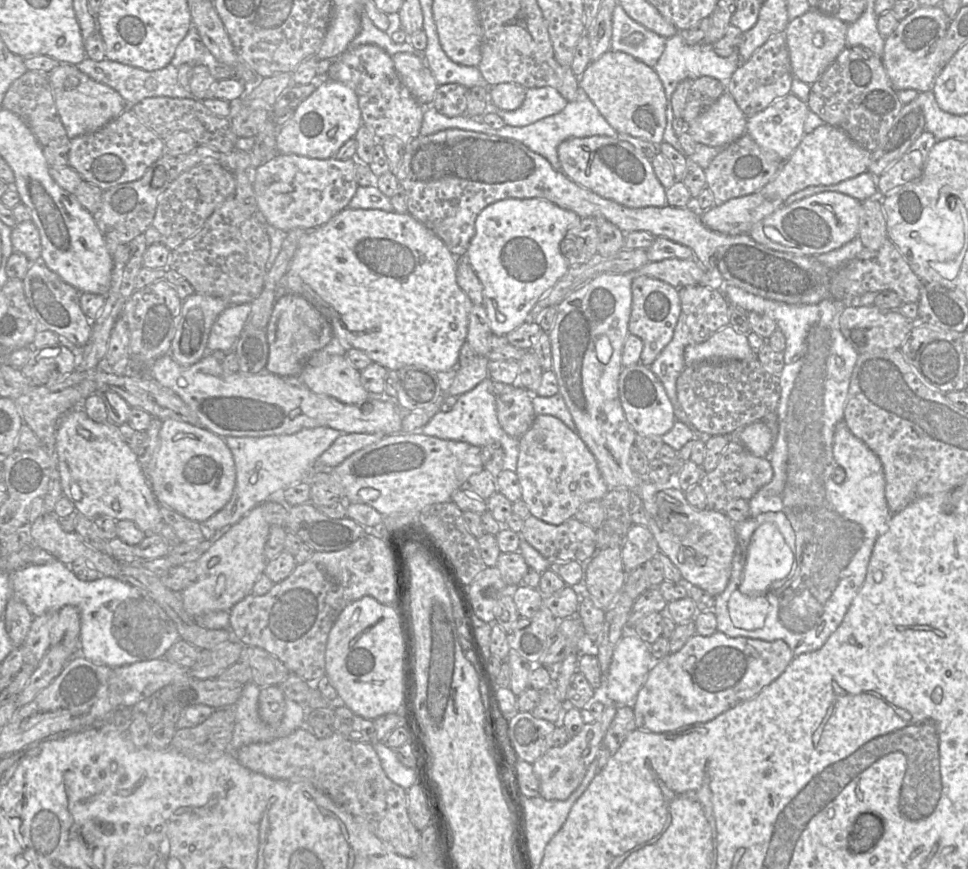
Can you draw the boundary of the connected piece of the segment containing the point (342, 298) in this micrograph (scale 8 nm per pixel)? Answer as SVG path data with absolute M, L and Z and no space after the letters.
M345 208L326 224L307 231L300 240L284 279L288 293L304 297L327 317L336 339L342 341L348 347L363 351L372 362L393 371L409 365L418 365L425 366L435 372L443 372L455 369L458 366L459 352L466 342L469 313L474 305L457 283L456 268L457 258L452 255L444 242L408 212L399 214L382 210Z

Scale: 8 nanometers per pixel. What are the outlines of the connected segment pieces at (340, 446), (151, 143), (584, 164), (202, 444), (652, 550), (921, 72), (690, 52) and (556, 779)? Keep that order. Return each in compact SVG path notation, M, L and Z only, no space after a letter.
M342 433L318 458L317 466L333 469L355 452L379 442L385 436L380 433Z
M126 109L103 128L70 140L68 166L80 174L83 181L101 190L140 179L148 167L164 154L165 142L142 124L136 115Z
M617 137L570 138L557 148L560 170L573 182L628 208L664 207L666 189L655 175L651 160Z
M173 419L162 422L150 478L150 486L159 505L202 524L227 504L235 482L233 456L222 437L201 425Z
M633 524L621 546L625 573L630 573L654 558L660 551L657 541L647 526Z
M920 6L901 20L885 39L881 59L891 84L897 92L906 89L913 89L918 93L933 90L934 81L942 71L940 59L948 26L949 20L940 6Z
M676 33L672 37L668 38L665 44L665 49L660 56L658 62L654 66L654 70L658 74L665 91L666 96L666 127L664 130L663 140L675 148L680 154L685 156L678 137L674 133L672 123L675 118L671 98L677 85L684 79L694 80L701 76L709 76L717 79L725 88L728 85L733 73L742 64L737 51L729 57L718 56L711 44L699 43L696 45L688 45L684 41L681 33Z
M606 702L606 706L599 718L592 723L584 723L581 731L570 738L566 744L562 746L552 747L538 760L533 763L533 770L540 784L540 796L546 800L566 800L580 785L589 765L595 759L596 754L602 745L606 731L612 722L617 710L617 705Z

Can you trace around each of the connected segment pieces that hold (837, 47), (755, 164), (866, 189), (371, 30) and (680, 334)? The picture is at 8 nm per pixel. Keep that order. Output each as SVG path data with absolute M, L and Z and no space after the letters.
M811 8L789 21L785 29L785 39L793 76L812 85L846 47L848 25L840 19Z
M746 132L733 143L721 149L704 170L706 184L714 195L715 205L753 194L766 186L783 165L779 156L760 147Z
M864 172L854 178L833 185L810 186L790 195L783 206L788 206L796 201L822 193L839 192L851 196L860 202L873 197L879 197L877 178L870 172Z
M365 10L361 15L361 27L358 34L350 43L350 47L357 47L365 44L374 44L384 49L390 56L398 52L412 53L423 56L423 51L416 50L409 42L395 43L387 31L380 30L370 20Z
M682 312L674 329L672 340L661 351L649 368L663 384L667 396L673 405L676 420L686 424L695 433L696 438L706 442L711 435L699 432L691 424L677 399L677 379L686 366L684 350L692 342L690 329L685 322L685 315Z

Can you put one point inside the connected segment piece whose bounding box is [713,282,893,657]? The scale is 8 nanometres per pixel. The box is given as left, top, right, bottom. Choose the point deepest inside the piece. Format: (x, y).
(801, 558)

